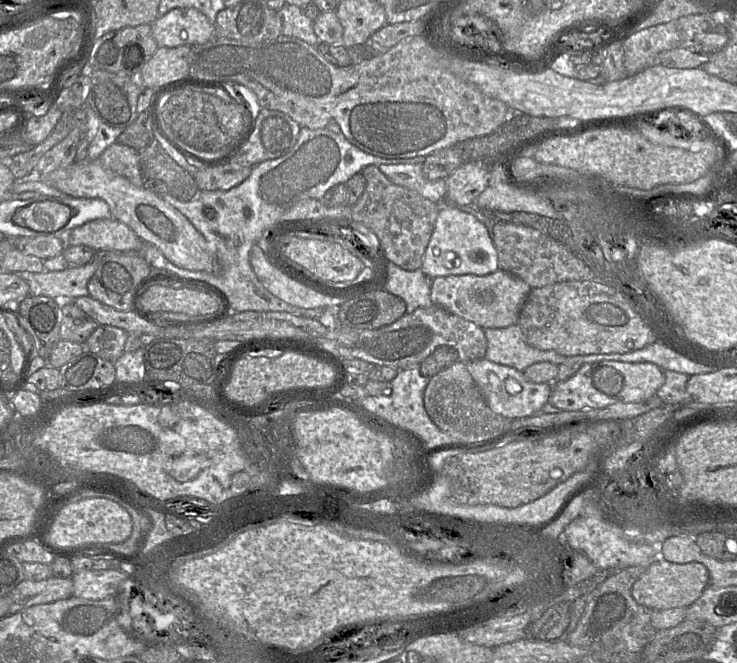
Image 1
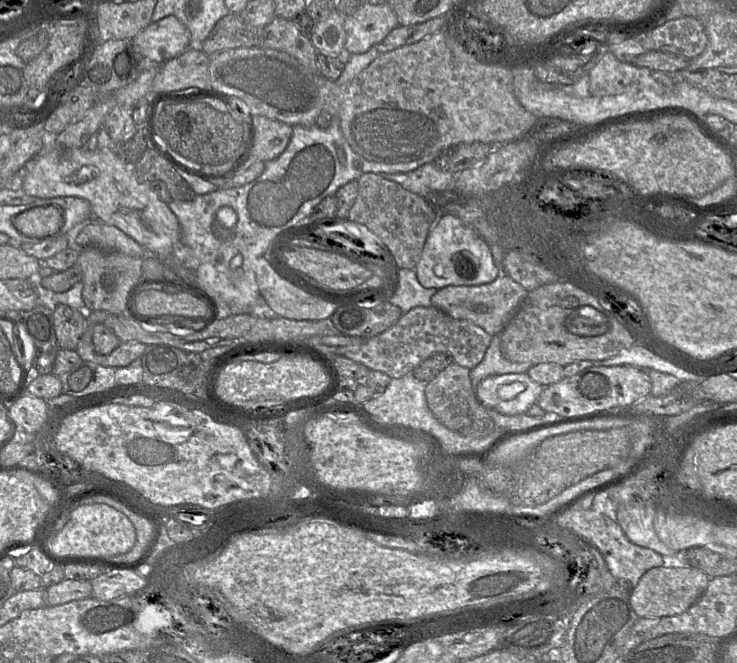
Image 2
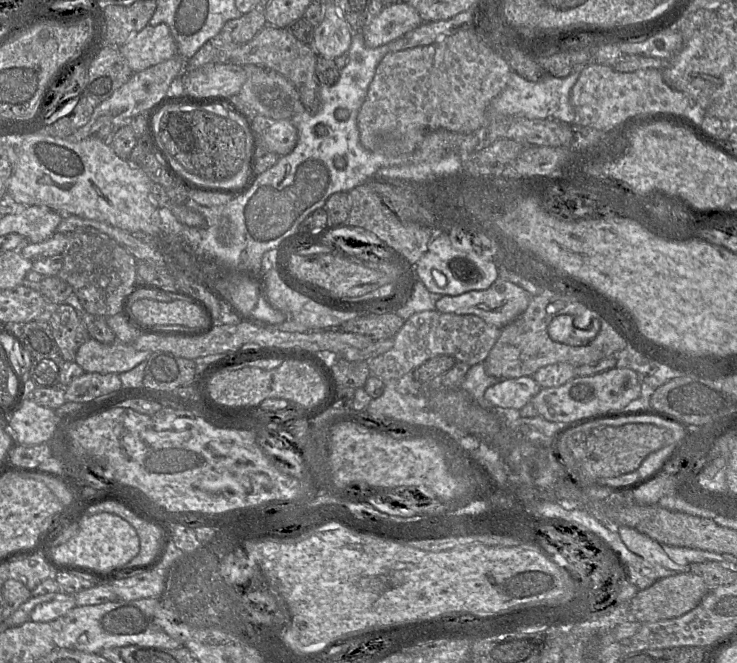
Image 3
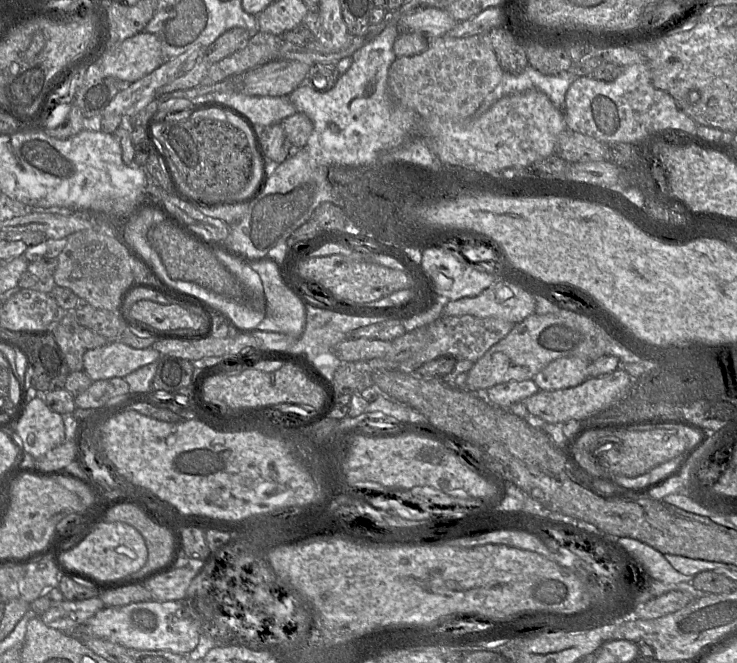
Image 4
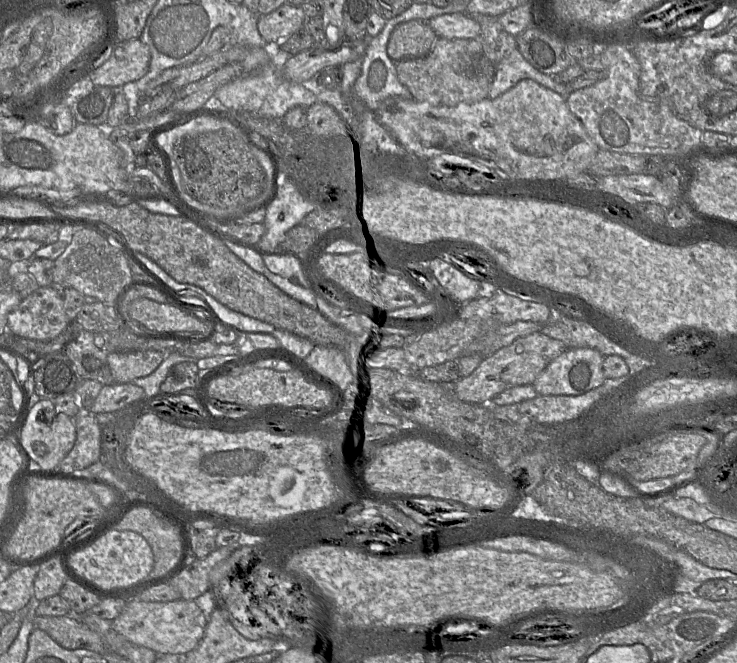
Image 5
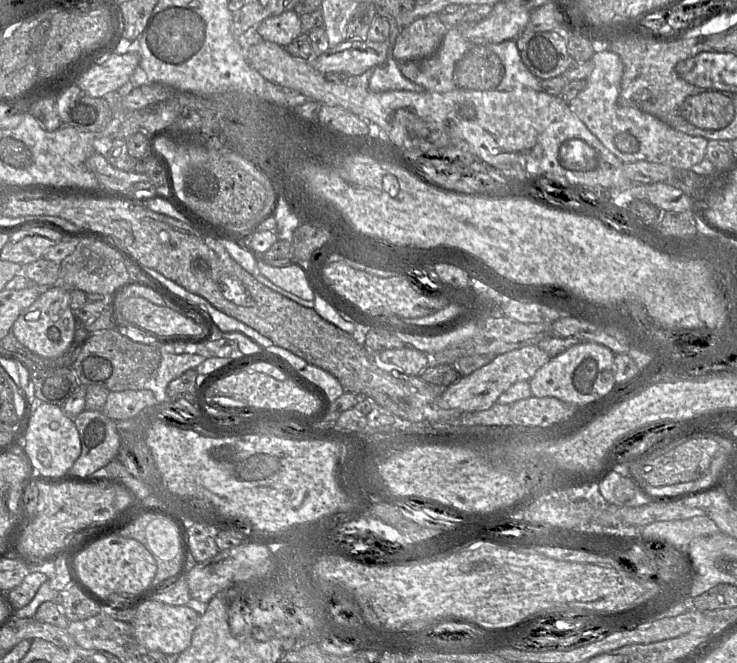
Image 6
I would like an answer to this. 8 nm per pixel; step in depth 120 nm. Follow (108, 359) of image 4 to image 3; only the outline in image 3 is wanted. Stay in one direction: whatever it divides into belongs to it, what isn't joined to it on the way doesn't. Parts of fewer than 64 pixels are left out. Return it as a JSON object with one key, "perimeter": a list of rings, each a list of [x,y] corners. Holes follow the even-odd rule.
{"perimeter":[[[90,337],[79,347],[75,362],[88,373],[120,374],[146,361],[153,352],[137,350],[133,344],[125,344],[117,339],[111,344],[103,344]]]}

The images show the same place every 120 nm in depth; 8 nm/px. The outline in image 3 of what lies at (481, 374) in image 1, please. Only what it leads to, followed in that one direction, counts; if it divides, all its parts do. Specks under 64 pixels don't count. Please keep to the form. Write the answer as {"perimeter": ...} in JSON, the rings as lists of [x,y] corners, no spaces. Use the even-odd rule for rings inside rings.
{"perimeter":[[[531,376],[503,380],[488,387],[484,397],[493,406],[520,410],[542,387]]]}

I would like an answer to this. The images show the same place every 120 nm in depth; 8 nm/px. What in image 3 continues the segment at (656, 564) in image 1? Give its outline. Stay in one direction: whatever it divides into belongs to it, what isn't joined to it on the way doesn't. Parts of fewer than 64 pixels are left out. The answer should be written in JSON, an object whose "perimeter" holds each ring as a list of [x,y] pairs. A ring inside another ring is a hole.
{"perimeter":[[[691,572],[663,577],[639,590],[630,600],[631,614],[641,623],[677,618],[693,610],[707,593],[708,587],[704,580]]]}

